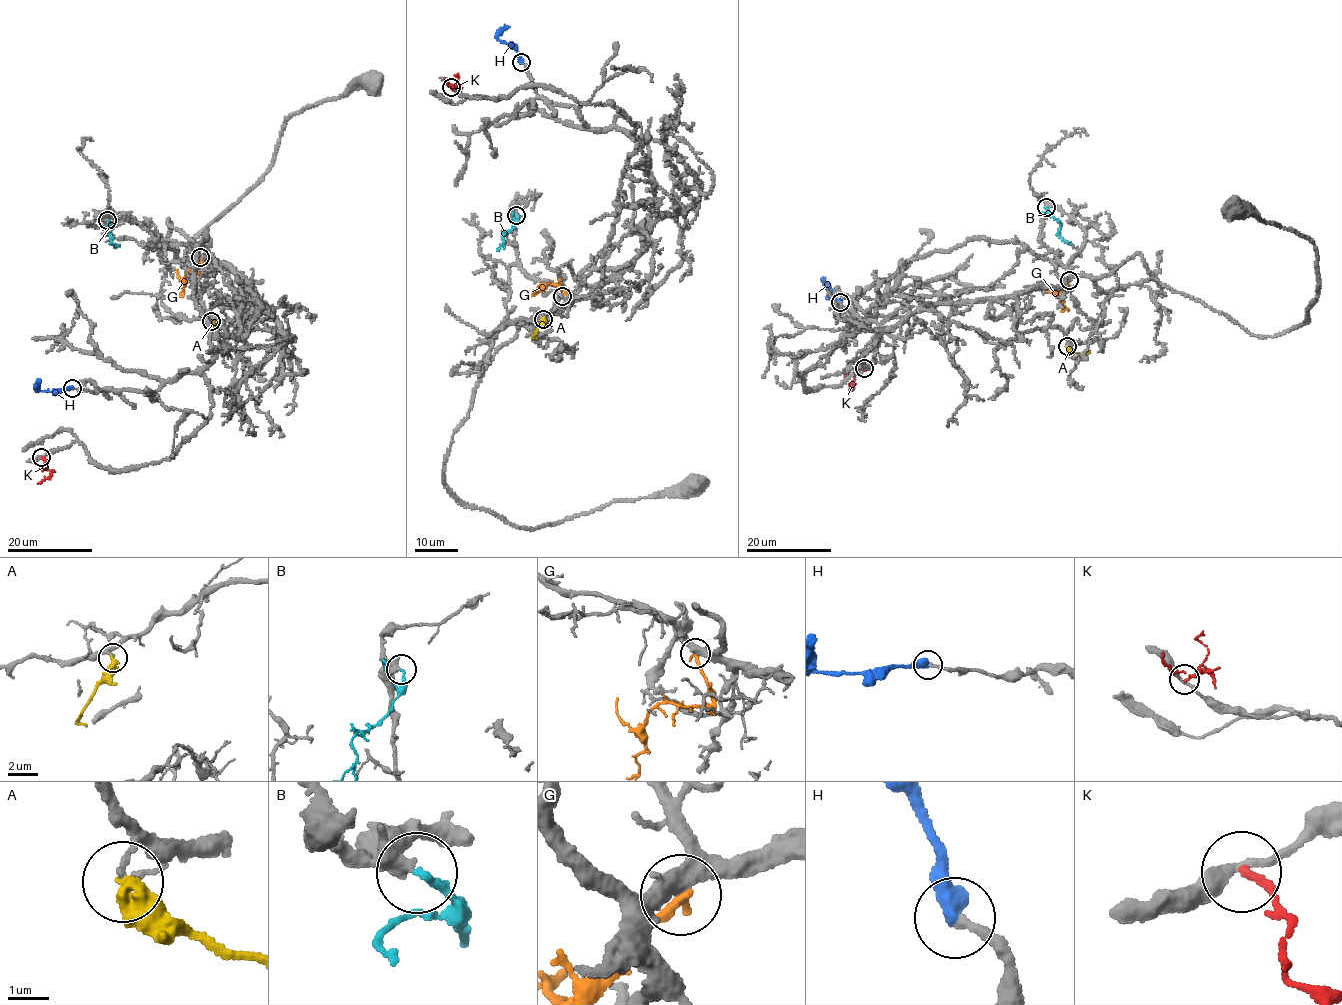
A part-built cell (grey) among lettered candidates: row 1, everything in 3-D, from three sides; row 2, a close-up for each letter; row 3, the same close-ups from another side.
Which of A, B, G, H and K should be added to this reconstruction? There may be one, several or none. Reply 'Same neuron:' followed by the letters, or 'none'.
Same neuron: B, H

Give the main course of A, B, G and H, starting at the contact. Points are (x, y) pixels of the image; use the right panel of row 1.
A: (1067, 347), (1080, 354), (1088, 351)
B: (1045, 207), (1059, 222), (1058, 234), (1073, 244)
G: (1069, 279), (1056, 289), (1058, 288), (1064, 307), (1069, 310)
H: (840, 301), (831, 296), (833, 293), (821, 277)

